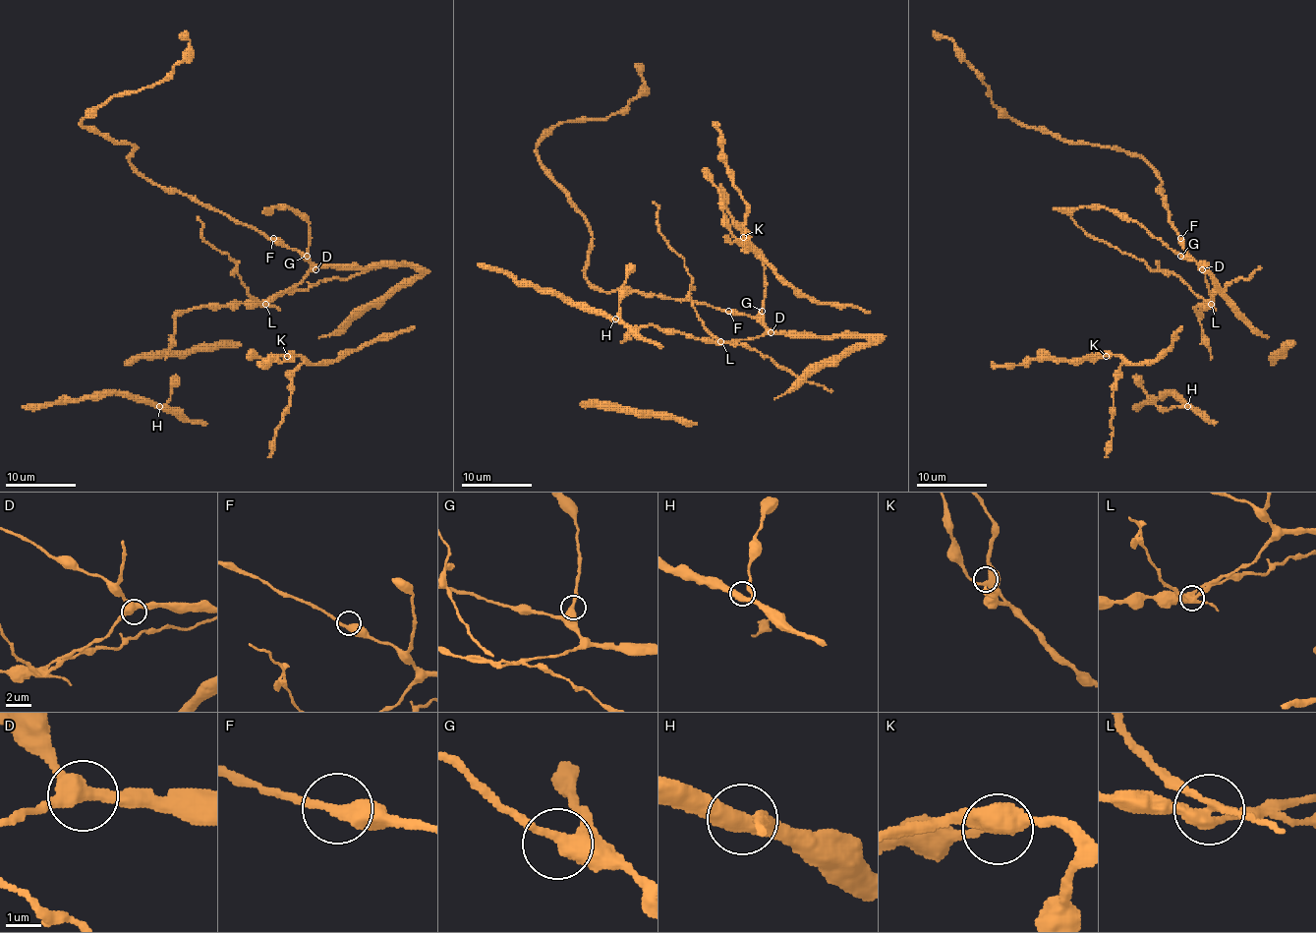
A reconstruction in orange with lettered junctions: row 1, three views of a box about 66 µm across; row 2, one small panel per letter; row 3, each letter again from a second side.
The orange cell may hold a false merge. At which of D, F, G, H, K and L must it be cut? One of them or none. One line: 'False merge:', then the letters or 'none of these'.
False merge: L

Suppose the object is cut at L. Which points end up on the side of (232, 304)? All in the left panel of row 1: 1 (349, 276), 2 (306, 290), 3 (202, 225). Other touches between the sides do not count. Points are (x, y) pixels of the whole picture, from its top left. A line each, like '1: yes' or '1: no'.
1: no
2: no
3: no

